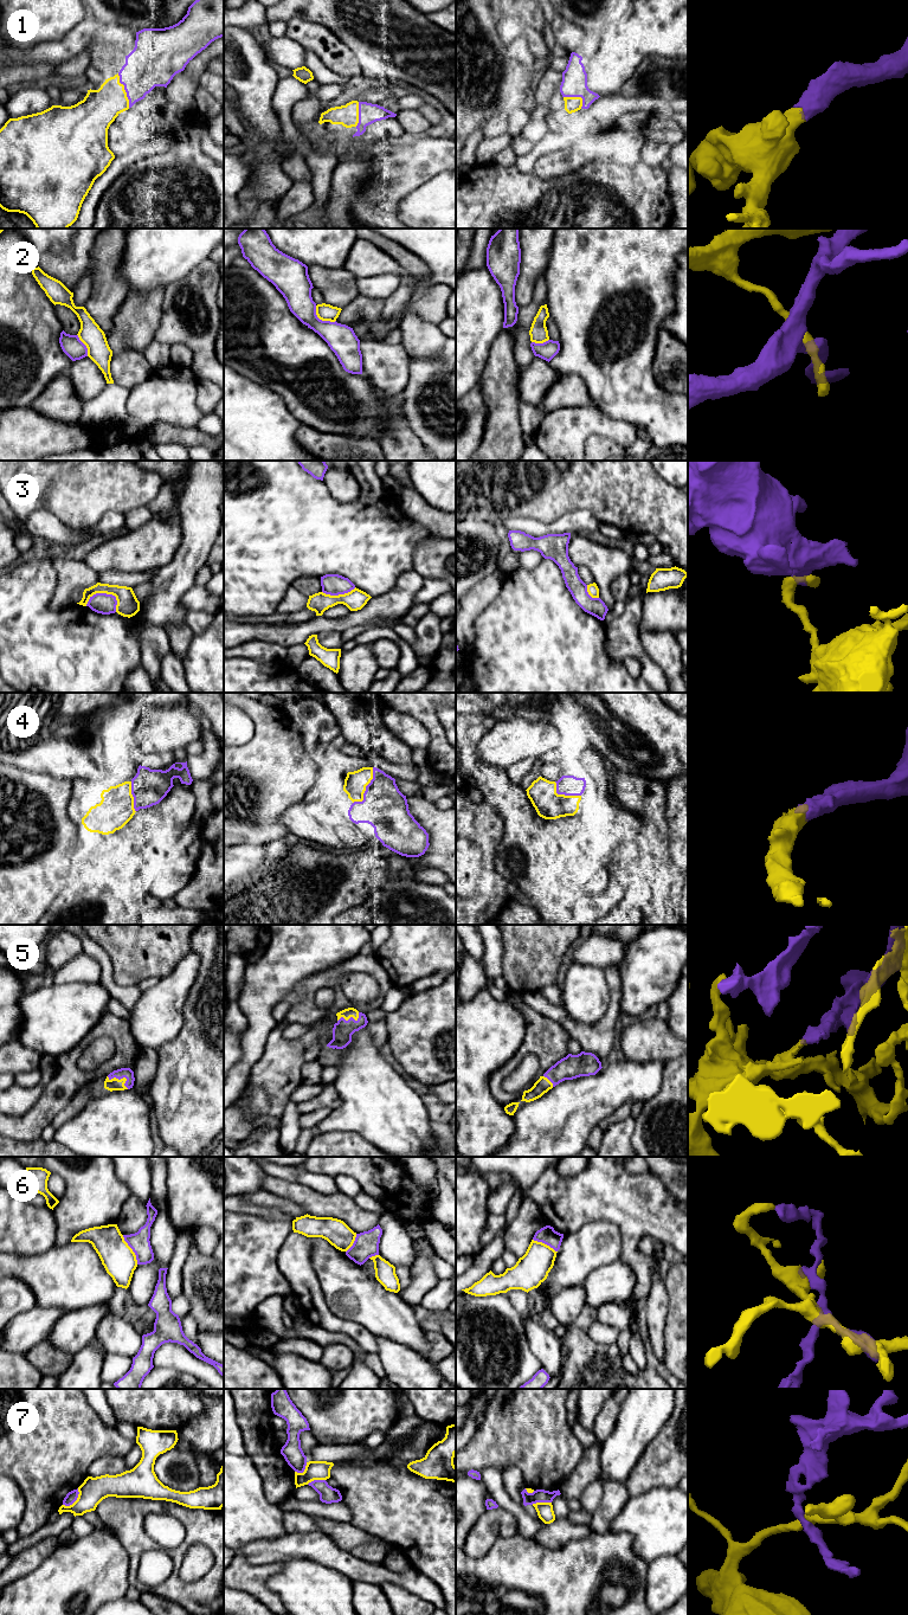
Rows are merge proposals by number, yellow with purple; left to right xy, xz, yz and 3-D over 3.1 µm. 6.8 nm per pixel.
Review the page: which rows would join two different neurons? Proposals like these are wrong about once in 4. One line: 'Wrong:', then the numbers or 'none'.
Wrong: 2, 3, 6, 7

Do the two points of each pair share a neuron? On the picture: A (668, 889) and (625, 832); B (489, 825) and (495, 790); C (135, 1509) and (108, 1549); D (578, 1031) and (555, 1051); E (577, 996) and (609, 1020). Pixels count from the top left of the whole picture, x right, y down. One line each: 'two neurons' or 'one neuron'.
A: two neurons
B: two neurons
C: two neurons
D: two neurons
E: two neurons

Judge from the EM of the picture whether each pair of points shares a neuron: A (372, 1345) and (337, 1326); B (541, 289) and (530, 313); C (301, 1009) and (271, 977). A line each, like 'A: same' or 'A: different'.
A: same
B: same
C: different

